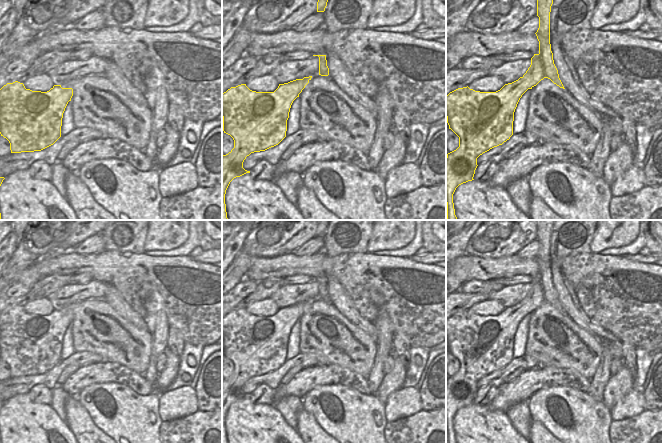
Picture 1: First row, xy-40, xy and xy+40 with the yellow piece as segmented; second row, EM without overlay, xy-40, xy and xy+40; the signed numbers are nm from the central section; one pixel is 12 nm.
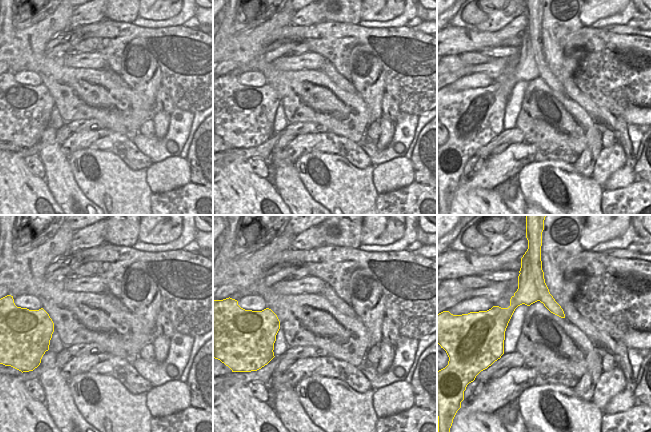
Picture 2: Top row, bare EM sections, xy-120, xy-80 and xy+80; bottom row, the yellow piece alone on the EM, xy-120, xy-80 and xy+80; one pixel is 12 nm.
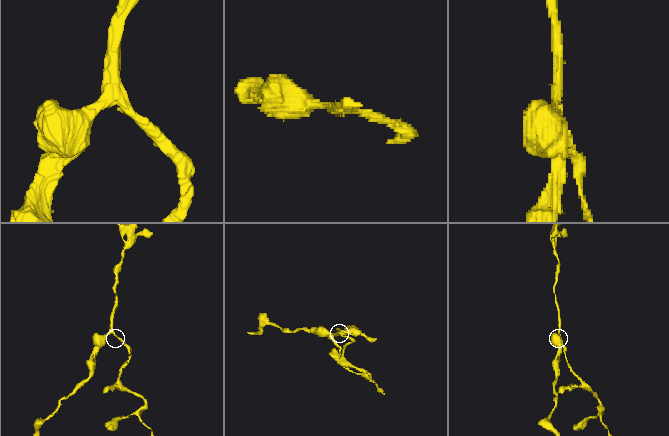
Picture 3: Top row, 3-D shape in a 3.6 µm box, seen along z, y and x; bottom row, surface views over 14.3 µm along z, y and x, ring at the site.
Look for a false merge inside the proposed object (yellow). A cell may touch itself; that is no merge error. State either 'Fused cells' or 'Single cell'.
Fused cells

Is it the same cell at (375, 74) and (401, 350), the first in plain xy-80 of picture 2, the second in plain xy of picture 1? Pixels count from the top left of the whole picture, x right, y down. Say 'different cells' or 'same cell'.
different cells

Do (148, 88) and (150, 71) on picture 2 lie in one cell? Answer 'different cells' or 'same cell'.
same cell

